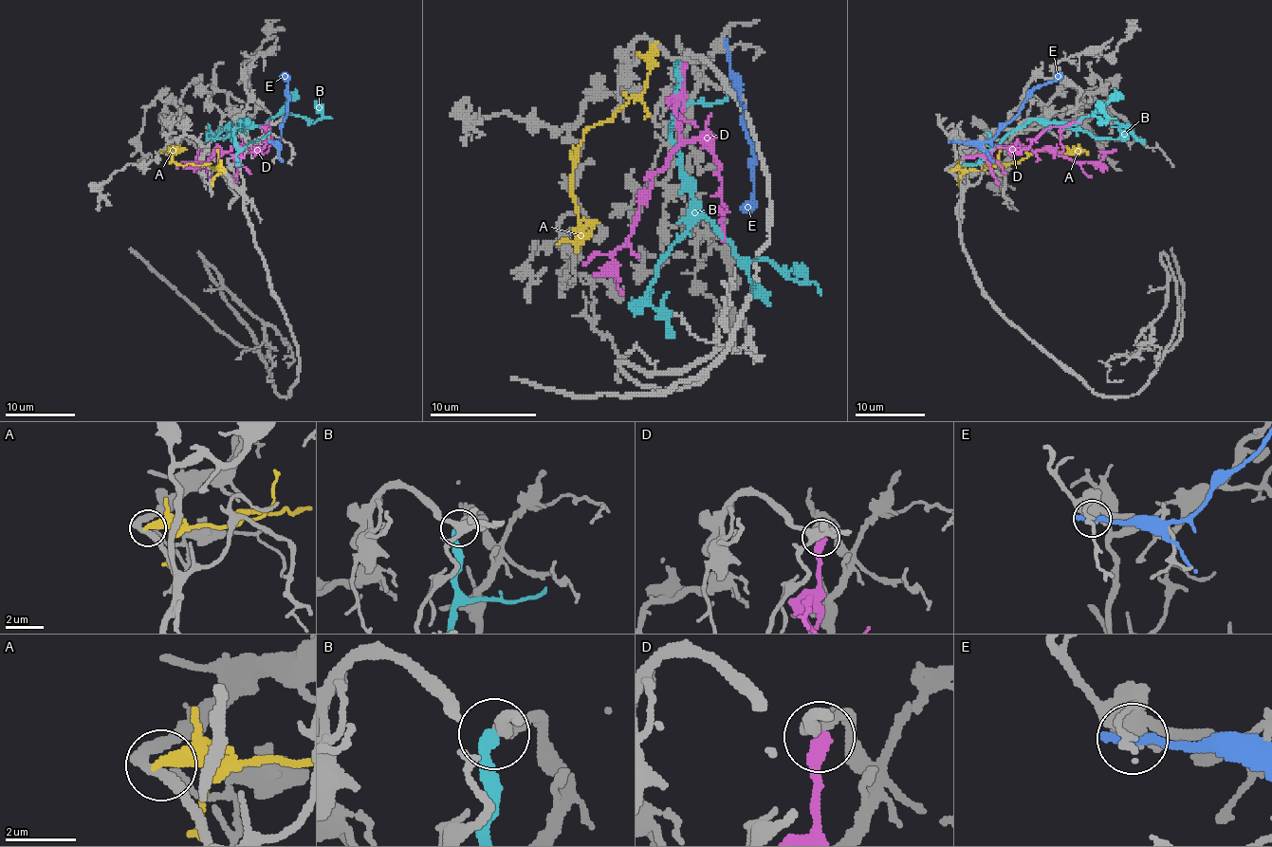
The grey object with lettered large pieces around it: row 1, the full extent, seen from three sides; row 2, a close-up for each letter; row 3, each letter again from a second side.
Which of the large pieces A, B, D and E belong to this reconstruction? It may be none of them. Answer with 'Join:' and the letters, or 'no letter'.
Join: no letter

